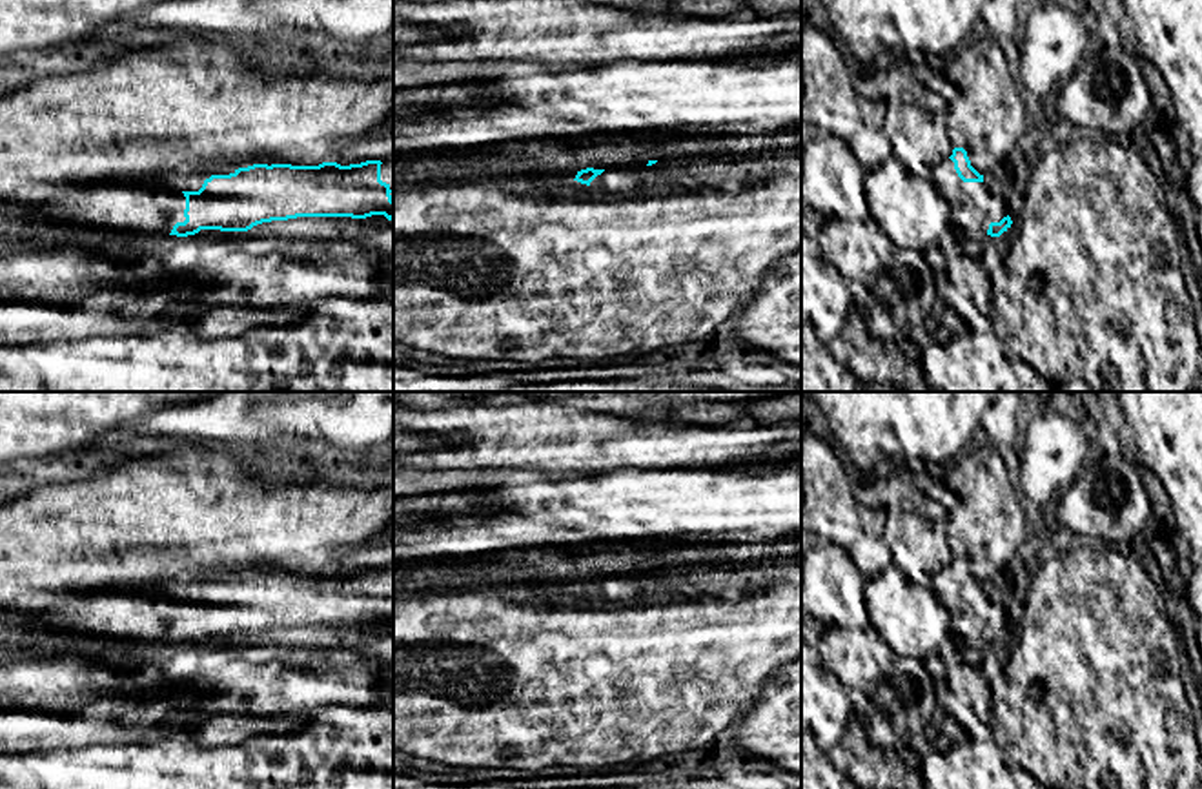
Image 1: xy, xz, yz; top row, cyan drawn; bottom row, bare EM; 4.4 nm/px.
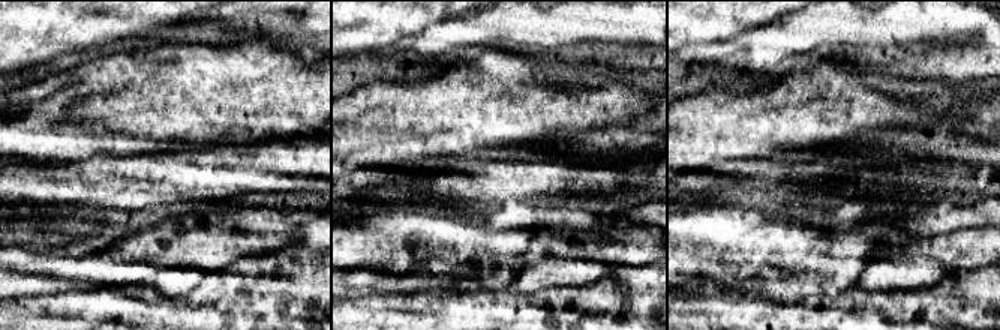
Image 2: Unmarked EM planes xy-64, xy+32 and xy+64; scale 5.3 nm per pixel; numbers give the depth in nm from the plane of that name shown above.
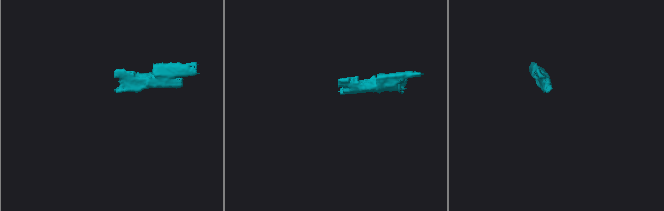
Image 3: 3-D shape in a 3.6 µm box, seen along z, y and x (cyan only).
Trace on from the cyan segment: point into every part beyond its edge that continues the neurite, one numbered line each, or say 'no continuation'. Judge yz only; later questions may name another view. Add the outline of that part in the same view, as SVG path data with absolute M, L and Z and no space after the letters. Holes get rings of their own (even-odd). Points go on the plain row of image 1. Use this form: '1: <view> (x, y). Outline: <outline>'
1: yz (973, 614). Outline: M951 567L934 578L931 589L947 609L952 636L960 643L987 645L989 632L1009 623L1002 603L994 603L983 590L963 590Z

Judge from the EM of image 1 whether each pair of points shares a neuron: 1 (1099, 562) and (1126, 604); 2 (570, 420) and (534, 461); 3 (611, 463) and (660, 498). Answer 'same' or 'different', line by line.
1: same
2: same
3: different

